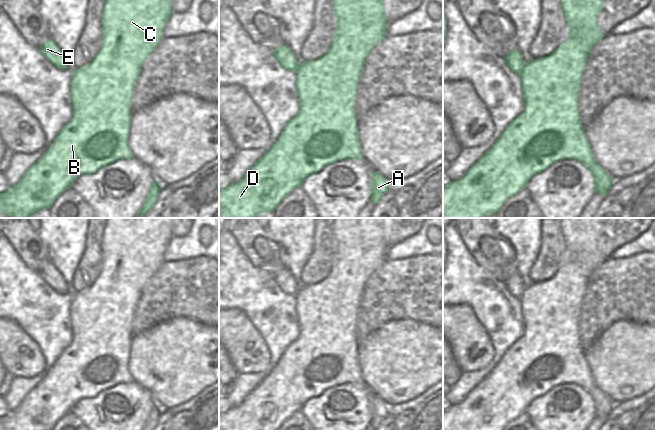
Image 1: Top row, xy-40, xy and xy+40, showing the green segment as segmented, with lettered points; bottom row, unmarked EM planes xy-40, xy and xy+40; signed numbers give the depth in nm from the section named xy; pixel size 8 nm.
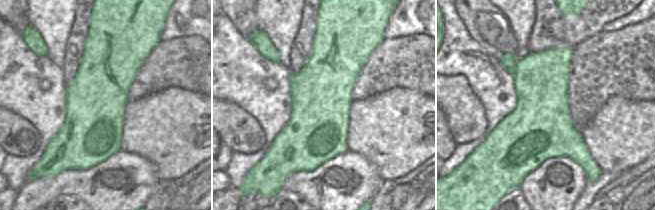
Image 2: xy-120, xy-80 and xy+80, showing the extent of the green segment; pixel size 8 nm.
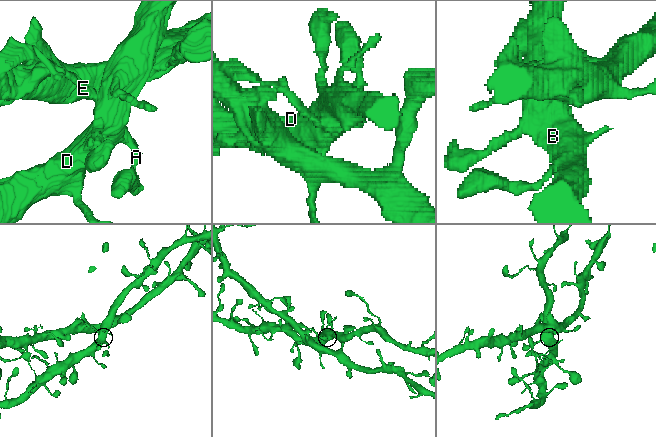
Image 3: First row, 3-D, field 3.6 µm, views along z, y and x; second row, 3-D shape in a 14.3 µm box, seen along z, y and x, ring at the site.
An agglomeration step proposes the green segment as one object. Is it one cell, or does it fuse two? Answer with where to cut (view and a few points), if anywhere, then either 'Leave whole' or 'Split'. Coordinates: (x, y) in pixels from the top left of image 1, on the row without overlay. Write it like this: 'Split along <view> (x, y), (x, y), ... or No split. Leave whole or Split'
Split along xy+40 (526, 287), (519, 299). Split

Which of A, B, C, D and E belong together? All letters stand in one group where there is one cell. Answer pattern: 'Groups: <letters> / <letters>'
Groups: A B C D / E

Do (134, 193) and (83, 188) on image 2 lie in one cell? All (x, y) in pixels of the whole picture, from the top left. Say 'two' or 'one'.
one

